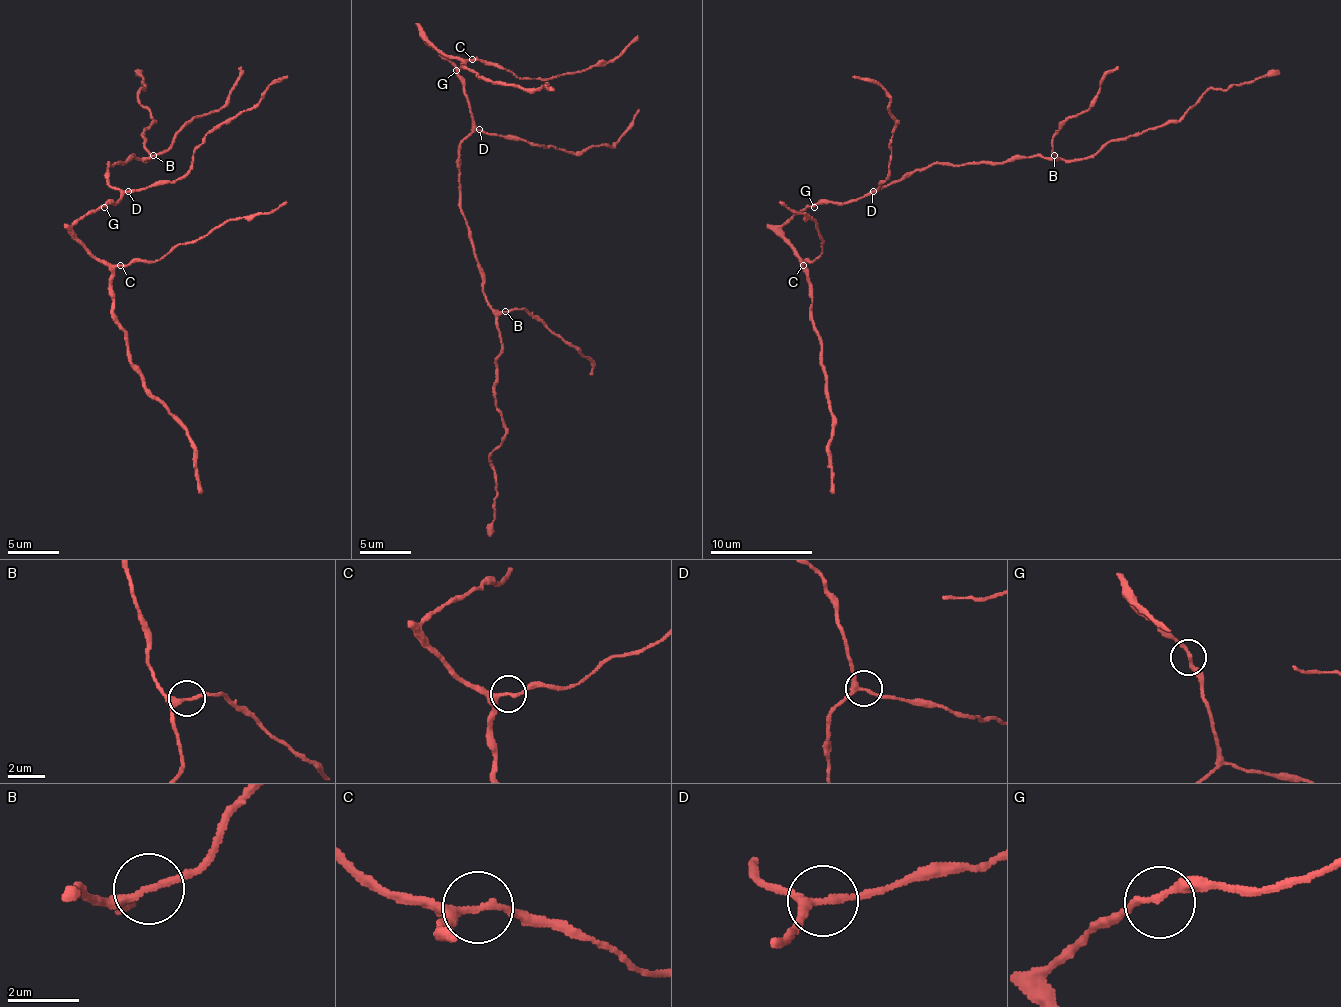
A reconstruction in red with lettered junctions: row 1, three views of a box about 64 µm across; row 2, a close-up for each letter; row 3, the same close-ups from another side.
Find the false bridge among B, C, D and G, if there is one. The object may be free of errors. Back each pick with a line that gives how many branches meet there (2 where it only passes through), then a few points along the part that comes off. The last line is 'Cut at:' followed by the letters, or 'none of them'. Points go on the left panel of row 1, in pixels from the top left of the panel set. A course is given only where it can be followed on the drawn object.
Cut at: none of them

